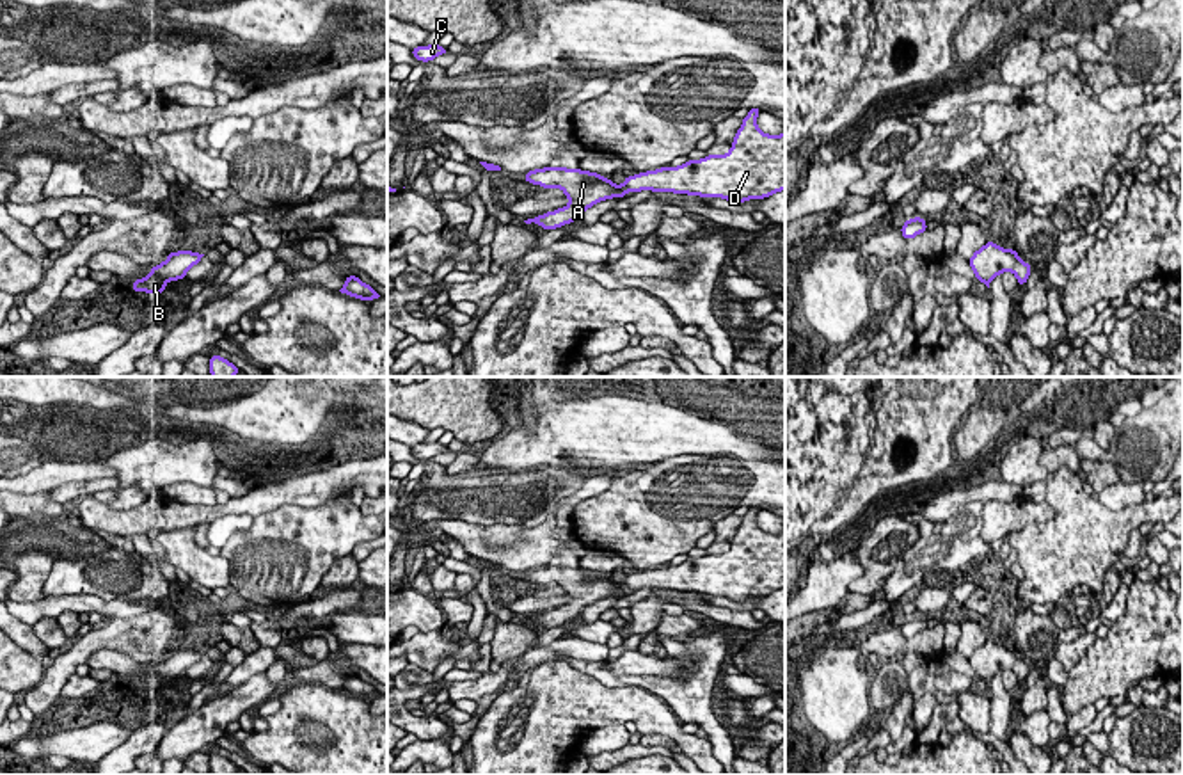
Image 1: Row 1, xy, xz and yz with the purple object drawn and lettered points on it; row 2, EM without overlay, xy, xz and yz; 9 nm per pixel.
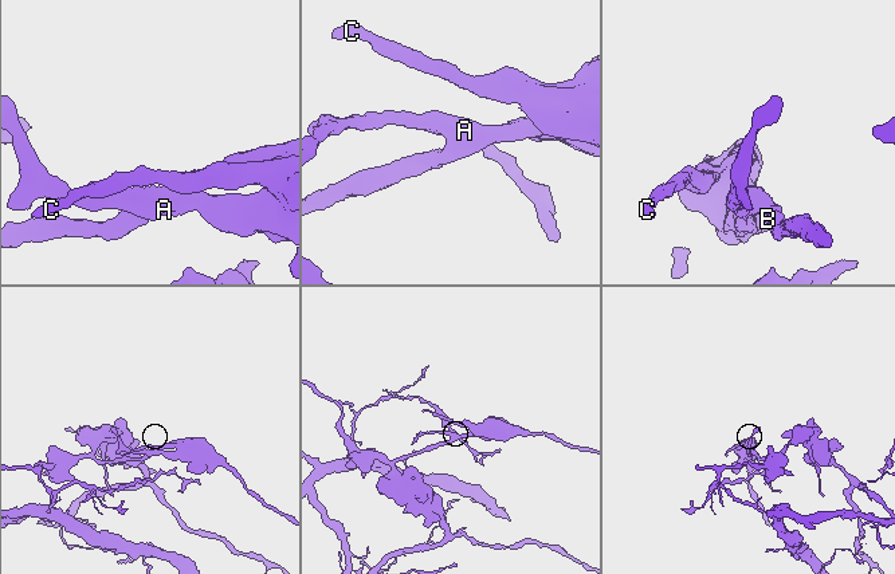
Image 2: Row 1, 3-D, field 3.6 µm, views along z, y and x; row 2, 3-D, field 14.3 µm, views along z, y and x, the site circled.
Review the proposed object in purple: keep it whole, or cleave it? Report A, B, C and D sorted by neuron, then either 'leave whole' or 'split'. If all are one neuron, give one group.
A B C D; leave whole

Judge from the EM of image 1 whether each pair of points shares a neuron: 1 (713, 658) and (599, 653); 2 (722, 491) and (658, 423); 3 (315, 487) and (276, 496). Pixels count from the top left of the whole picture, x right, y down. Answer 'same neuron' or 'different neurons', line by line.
1: different neurons
2: different neurons
3: same neuron

